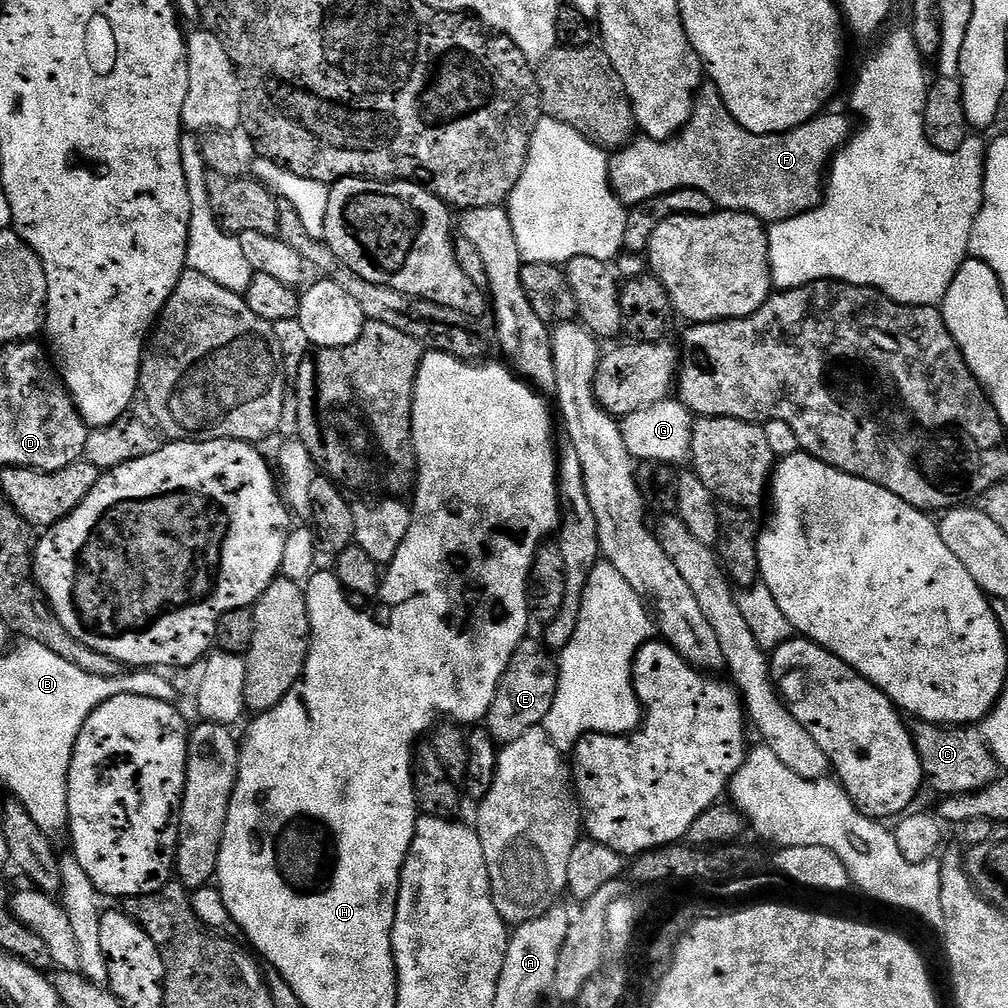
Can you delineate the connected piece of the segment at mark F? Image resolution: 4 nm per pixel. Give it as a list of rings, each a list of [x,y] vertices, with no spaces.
[[[704,86],[696,94],[688,125],[675,138],[671,140],[636,138],[611,153],[608,161],[608,183],[612,187],[615,199],[617,201],[620,199],[624,206],[641,204],[655,196],[689,188],[702,190],[702,194],[706,194],[706,198],[710,198],[713,205],[720,210],[748,212],[765,222],[789,220],[792,216],[801,216],[820,203],[826,169],[836,153],[844,147],[849,132],[847,118],[840,112],[828,110],[801,128],[791,128],[788,132],[779,132],[777,136],[754,134],[743,128],[732,117],[730,110],[726,110],[714,86]]]

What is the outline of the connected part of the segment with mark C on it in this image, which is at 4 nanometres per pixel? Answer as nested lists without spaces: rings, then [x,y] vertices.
[[[916,722],[910,728],[913,746],[921,760],[927,787],[940,792],[941,797],[961,796],[967,792],[981,792],[998,776],[998,765],[992,751],[984,745],[979,731],[972,726],[937,726]]]

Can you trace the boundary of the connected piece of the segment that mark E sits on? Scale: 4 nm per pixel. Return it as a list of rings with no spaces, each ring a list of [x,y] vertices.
[[[525,638],[514,650],[498,682],[494,702],[490,702],[490,710],[486,717],[488,733],[497,745],[514,742],[514,738],[522,738],[526,730],[543,725],[546,714],[550,714],[550,706],[554,702],[559,681],[560,673],[553,653],[545,648],[539,639]]]

